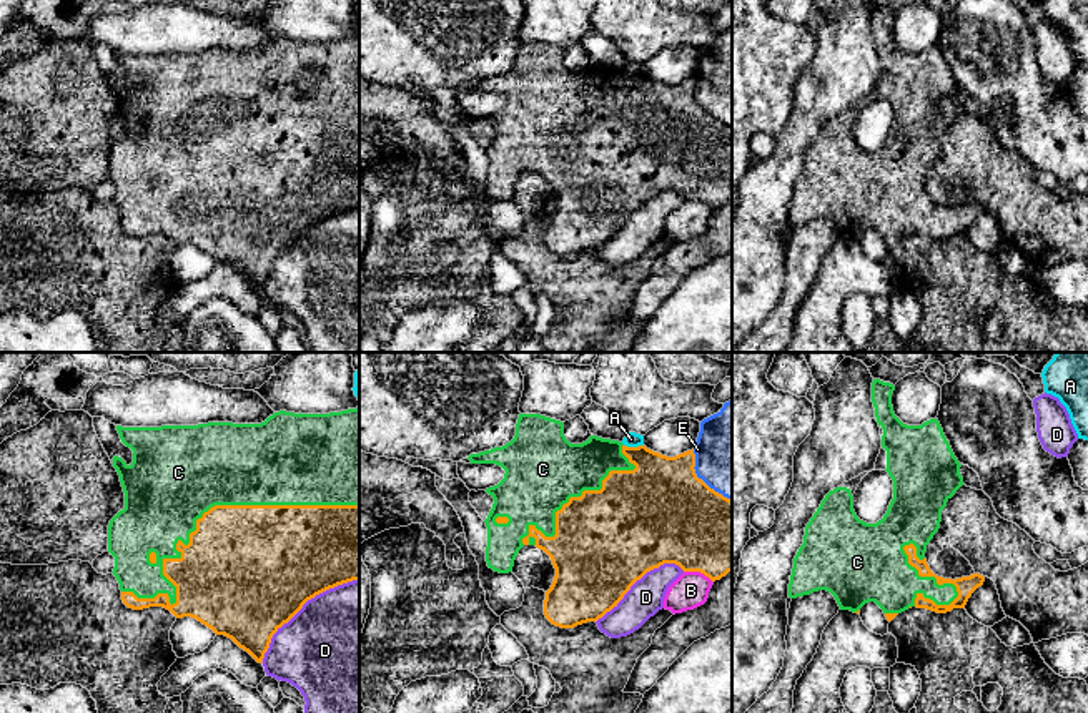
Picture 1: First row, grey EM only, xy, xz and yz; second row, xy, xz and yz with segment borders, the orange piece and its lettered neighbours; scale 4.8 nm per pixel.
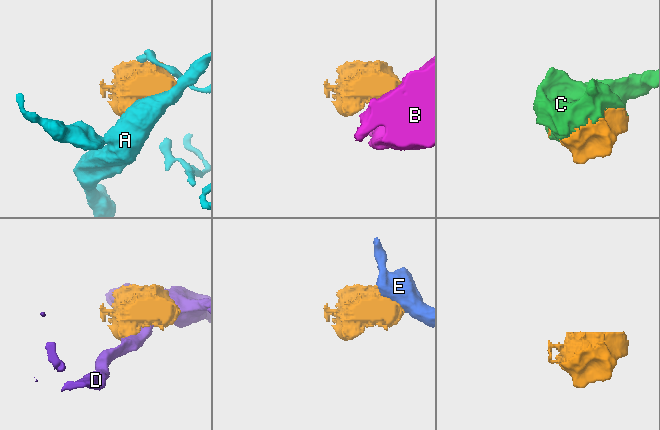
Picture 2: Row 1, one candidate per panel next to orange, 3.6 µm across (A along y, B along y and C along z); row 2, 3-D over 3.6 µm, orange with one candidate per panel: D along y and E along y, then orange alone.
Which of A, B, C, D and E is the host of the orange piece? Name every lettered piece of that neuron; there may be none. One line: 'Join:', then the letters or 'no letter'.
Join: C

